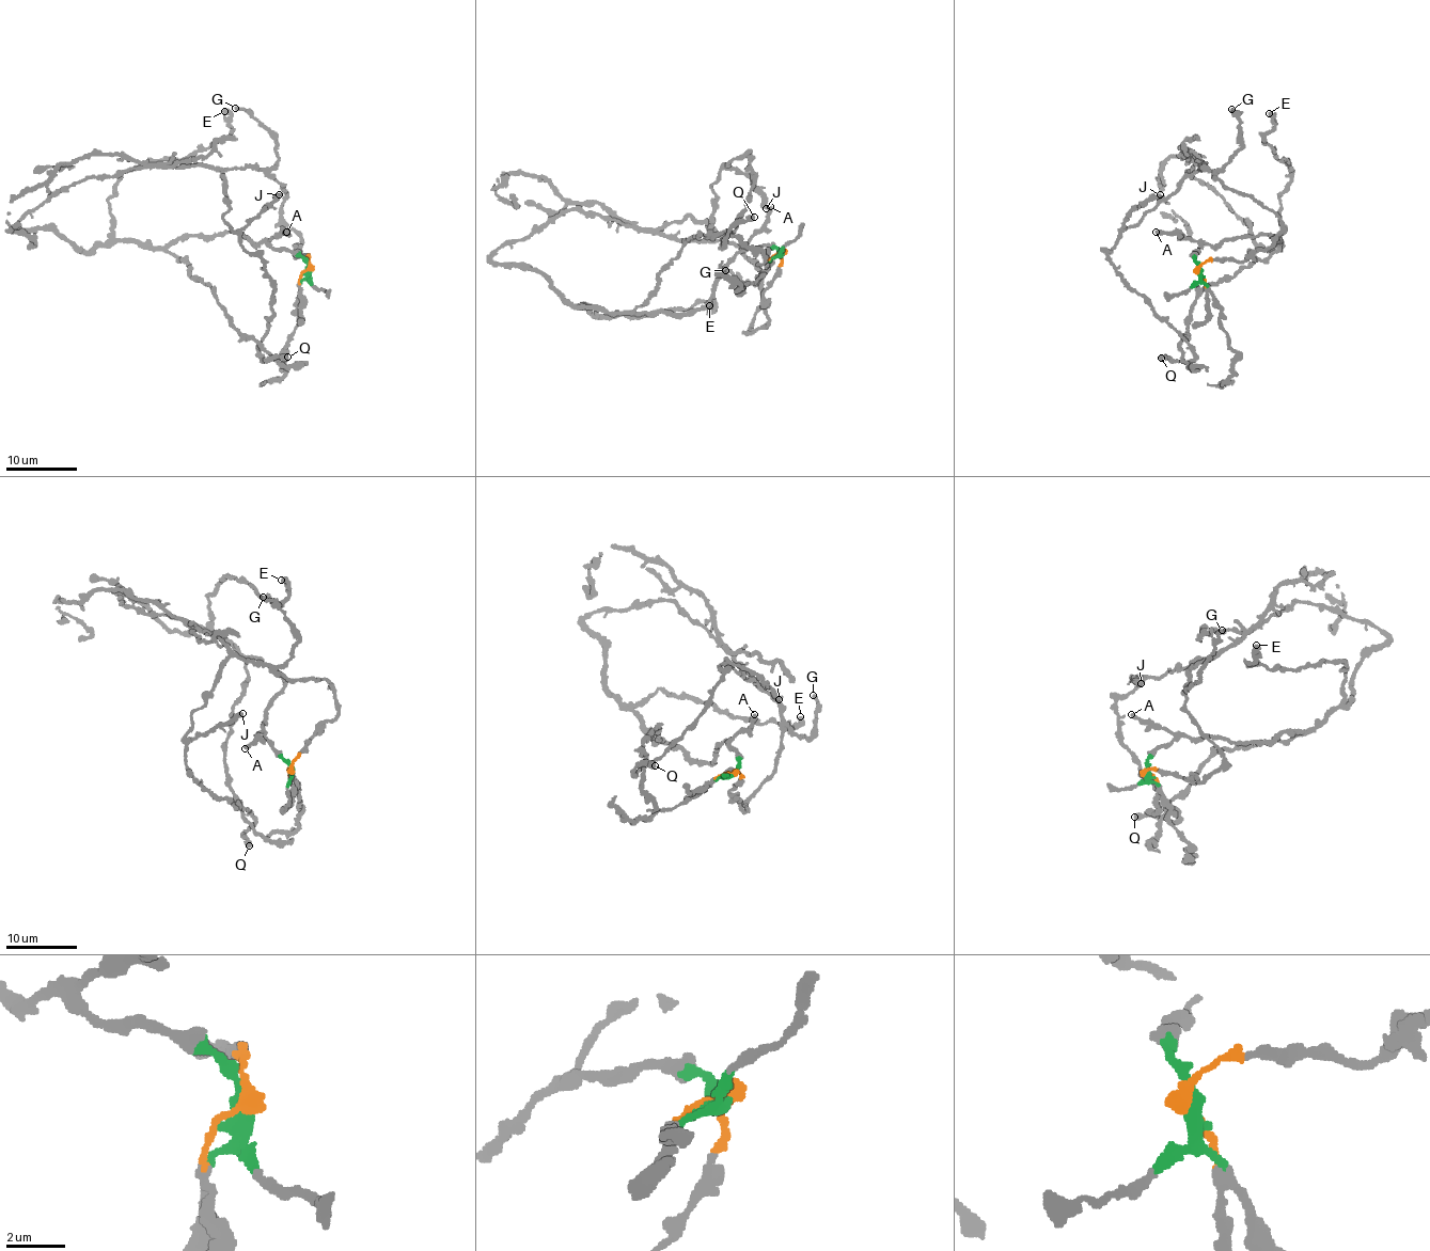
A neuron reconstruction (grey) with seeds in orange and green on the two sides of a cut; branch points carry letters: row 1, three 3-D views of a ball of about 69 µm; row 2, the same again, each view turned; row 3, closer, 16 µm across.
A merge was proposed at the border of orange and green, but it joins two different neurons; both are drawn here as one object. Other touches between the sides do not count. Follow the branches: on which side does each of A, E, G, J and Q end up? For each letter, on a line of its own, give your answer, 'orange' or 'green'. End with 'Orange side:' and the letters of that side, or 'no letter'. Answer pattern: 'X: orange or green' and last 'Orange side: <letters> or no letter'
A: green
E: green
G: orange
J: orange
Q: orange
Orange side: G, J, Q

